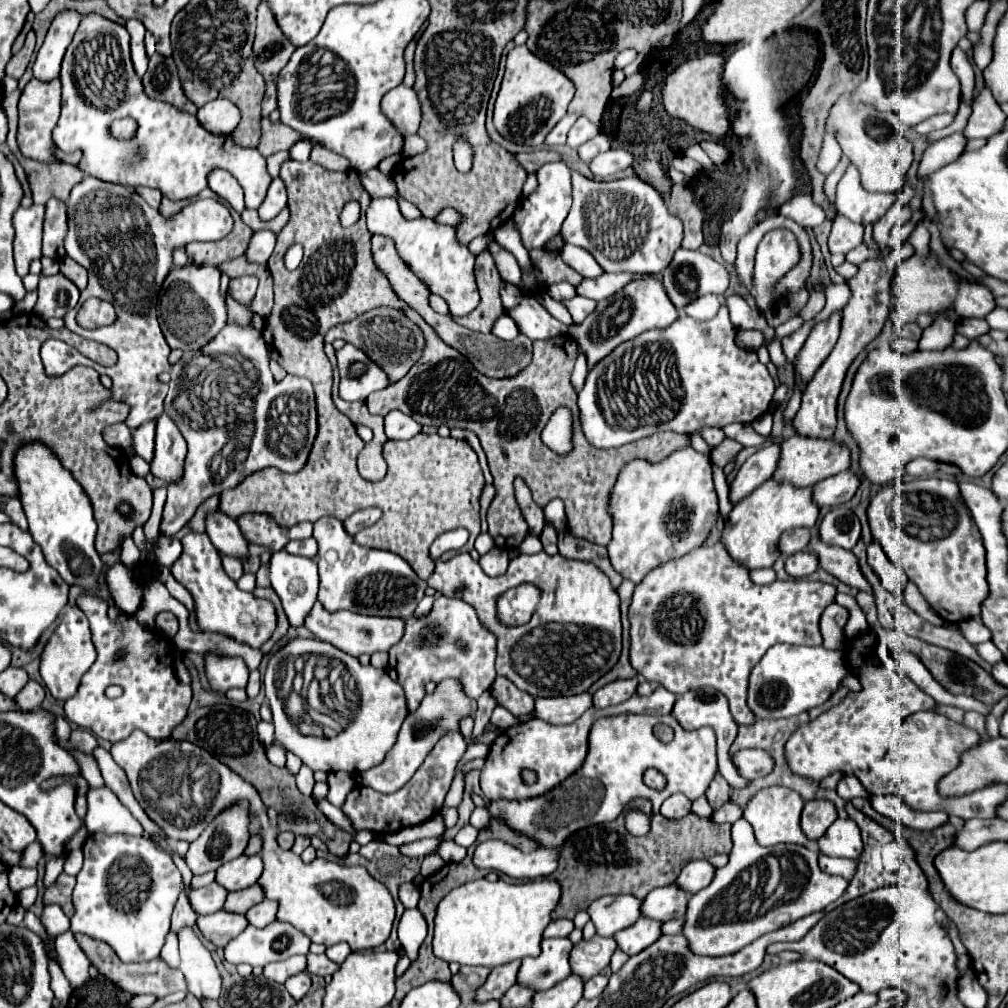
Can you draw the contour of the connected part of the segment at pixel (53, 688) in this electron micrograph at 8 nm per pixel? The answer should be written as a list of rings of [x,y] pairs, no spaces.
[[[68,607],[58,629],[48,639],[44,653],[42,653],[42,661],[40,661],[40,675],[42,675],[48,691],[52,693],[52,697],[56,697],[56,699],[74,697],[82,675],[92,667],[94,661],[96,661],[96,649],[92,643],[88,619],[78,607]]]

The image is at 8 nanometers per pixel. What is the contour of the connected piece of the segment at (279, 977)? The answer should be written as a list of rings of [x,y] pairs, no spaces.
[[[294,955],[288,957],[284,961],[276,961],[276,963],[268,963],[264,967],[264,977],[272,979],[276,983],[284,983],[288,977],[300,973],[306,969],[306,957],[304,955]]]

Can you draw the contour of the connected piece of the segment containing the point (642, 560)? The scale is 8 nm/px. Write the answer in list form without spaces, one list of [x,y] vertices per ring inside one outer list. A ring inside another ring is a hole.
[[[692,447],[674,451],[660,463],[642,459],[626,463],[612,489],[610,501],[610,513],[614,517],[614,533],[608,543],[610,563],[632,583],[640,583],[656,565],[700,547],[718,513],[710,459]]]

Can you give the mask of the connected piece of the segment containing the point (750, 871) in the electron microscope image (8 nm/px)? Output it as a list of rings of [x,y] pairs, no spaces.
[[[738,819],[732,825],[730,859],[704,891],[690,895],[682,933],[688,939],[688,949],[696,955],[732,955],[782,925],[826,909],[842,897],[846,887],[844,877],[820,871],[818,851],[804,845],[762,847],[756,843],[750,823]]]

